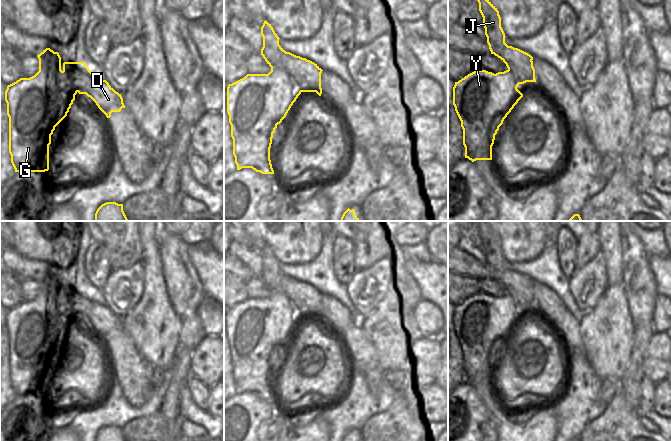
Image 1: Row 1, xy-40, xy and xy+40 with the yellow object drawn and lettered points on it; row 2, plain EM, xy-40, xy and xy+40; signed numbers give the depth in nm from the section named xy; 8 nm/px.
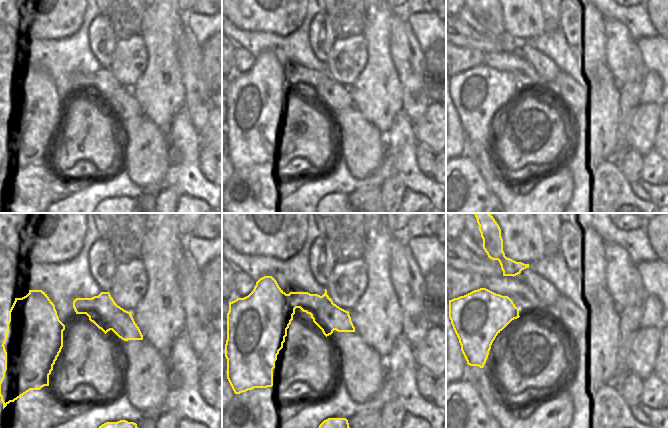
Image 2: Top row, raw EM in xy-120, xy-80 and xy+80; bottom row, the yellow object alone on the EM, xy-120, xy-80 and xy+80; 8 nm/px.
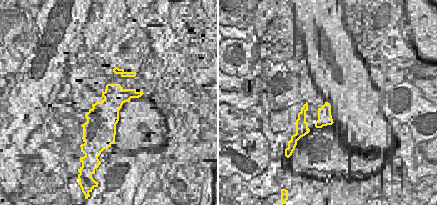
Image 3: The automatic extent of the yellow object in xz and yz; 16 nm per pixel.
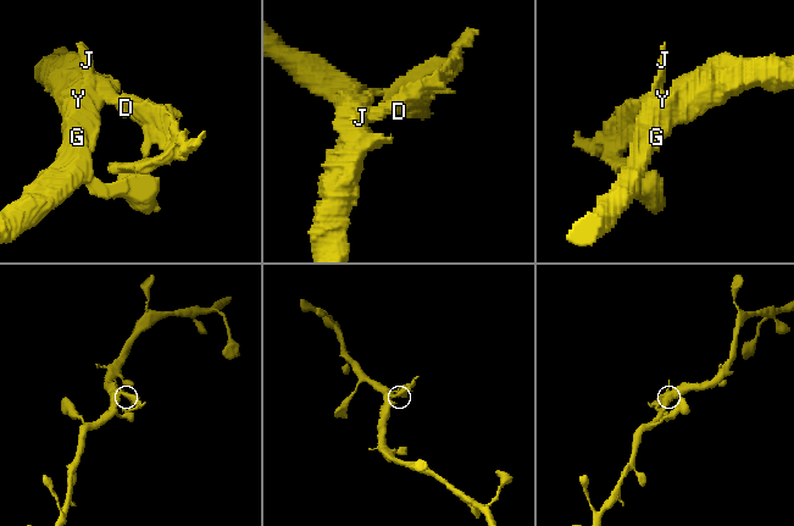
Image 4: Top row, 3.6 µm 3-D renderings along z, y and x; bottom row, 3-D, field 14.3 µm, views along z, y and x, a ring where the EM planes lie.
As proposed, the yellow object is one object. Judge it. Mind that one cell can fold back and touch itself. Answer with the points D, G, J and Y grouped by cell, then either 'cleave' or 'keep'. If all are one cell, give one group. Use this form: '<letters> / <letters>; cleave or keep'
D / G J Y; cleave

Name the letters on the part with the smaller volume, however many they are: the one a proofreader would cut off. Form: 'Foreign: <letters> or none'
Foreign: D

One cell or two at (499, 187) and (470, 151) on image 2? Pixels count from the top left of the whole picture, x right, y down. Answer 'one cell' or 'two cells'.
one cell

